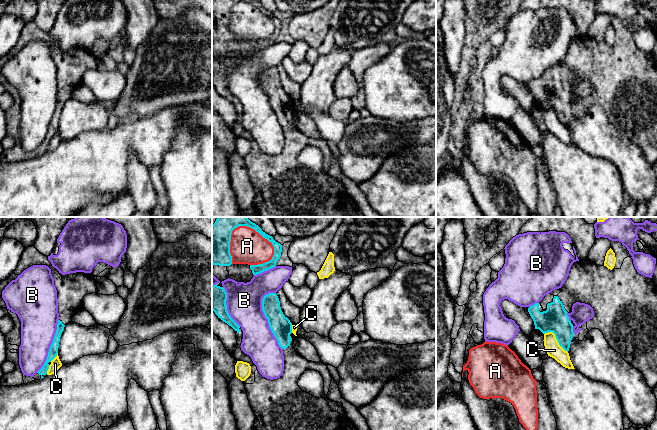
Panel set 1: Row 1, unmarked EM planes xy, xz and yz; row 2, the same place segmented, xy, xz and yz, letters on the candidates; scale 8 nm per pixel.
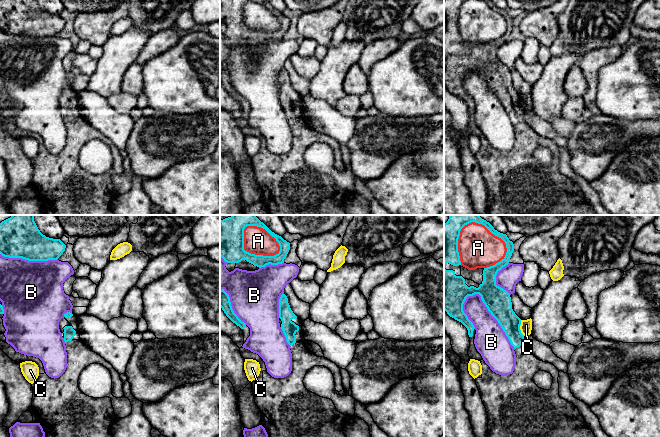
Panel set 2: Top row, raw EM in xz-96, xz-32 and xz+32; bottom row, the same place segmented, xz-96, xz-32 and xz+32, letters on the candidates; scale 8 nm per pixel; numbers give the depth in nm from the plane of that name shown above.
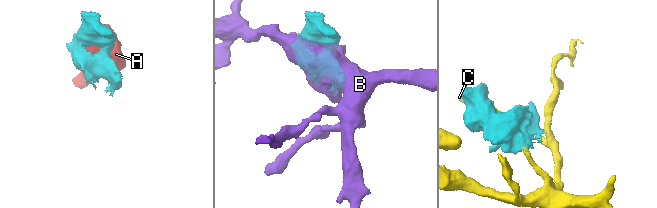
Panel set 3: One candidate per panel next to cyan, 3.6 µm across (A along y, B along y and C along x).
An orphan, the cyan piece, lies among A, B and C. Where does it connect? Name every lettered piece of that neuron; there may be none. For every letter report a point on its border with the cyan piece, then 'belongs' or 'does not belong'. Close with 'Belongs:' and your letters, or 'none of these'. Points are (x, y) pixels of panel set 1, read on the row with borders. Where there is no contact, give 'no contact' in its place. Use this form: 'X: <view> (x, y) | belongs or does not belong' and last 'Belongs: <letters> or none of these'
A: xz (237, 226) | does not belong
B: xz (268, 320) | does not belong
C: yz (556, 338) | does not belong
Belongs: none of these

